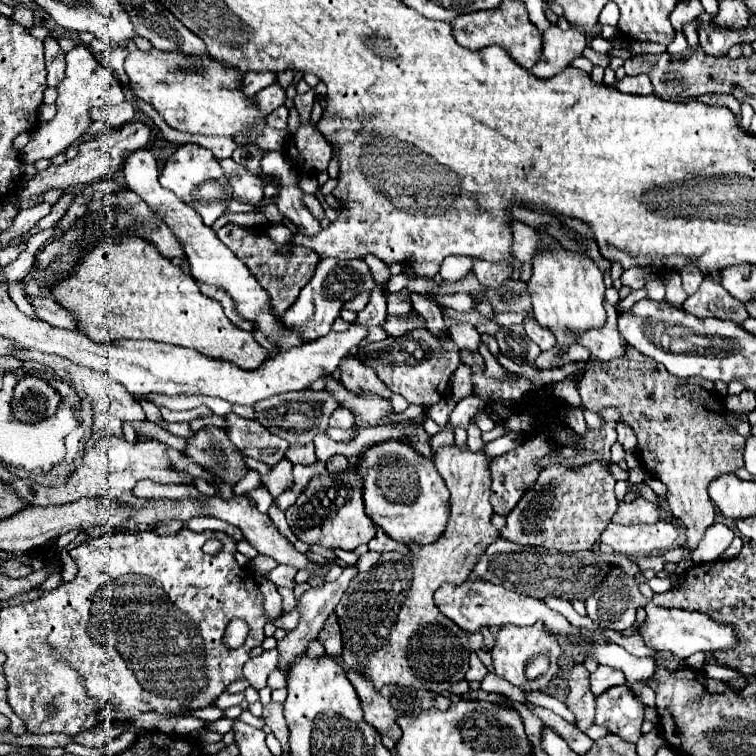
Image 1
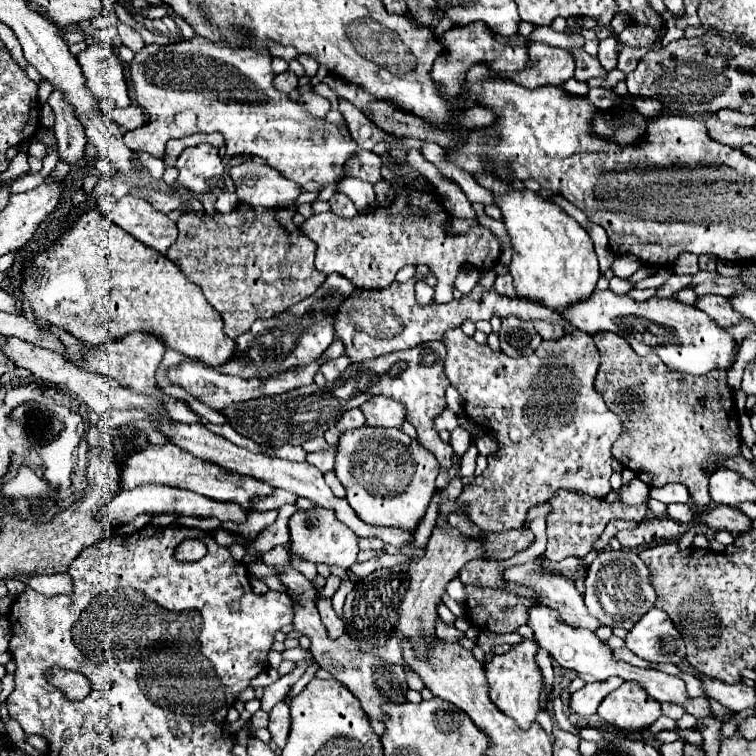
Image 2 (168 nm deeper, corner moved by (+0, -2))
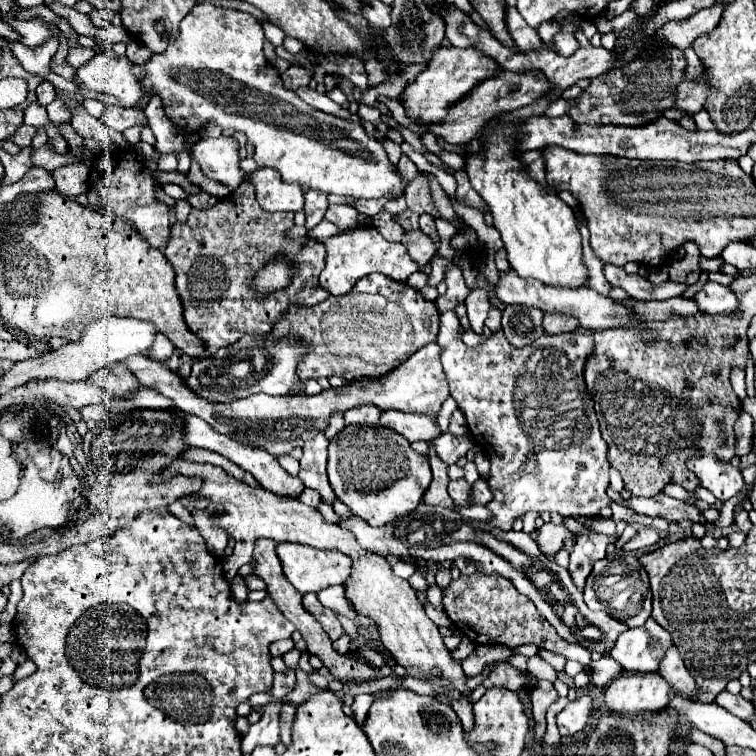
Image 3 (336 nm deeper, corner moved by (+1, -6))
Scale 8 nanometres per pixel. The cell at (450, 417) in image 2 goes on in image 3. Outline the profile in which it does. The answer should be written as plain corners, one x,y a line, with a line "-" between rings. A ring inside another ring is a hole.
460,408
452,414
452,420
450,420
450,434
454,434
454,436
464,436
464,434
468,434
466,418
464,418
464,414
462,414

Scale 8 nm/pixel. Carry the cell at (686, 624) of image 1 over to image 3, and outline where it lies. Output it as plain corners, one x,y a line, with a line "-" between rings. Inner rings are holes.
648,618
644,626
620,634
610,656
618,660
626,672
652,674
658,672
660,658
664,658
668,646
672,646
668,630
664,630
656,620

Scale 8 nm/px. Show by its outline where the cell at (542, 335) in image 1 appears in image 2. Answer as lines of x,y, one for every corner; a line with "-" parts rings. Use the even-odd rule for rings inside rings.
535,322
535,330
543,340
557,340
565,336
565,328
561,324
549,324
549,322

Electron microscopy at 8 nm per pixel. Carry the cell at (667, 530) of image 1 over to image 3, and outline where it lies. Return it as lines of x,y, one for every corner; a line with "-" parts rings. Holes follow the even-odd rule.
644,528
644,530
640,530
632,540
628,540
626,544
624,544
624,550
644,550
644,548
648,548
648,546
652,546
652,544
656,544
660,540
660,534
654,530
654,528

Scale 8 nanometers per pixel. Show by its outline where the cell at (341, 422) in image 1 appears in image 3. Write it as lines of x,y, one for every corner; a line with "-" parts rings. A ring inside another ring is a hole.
372,404
350,408
344,412
346,424
378,424
378,416
380,416
380,408

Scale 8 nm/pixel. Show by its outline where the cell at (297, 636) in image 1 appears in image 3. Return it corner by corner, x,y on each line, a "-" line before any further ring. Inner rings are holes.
278,700
278,702
270,702
260,708
260,722
252,724
248,734
242,738
242,752
252,752
254,746
258,746
258,744
274,746
280,742
278,714
280,714
282,704
286,704
286,702

